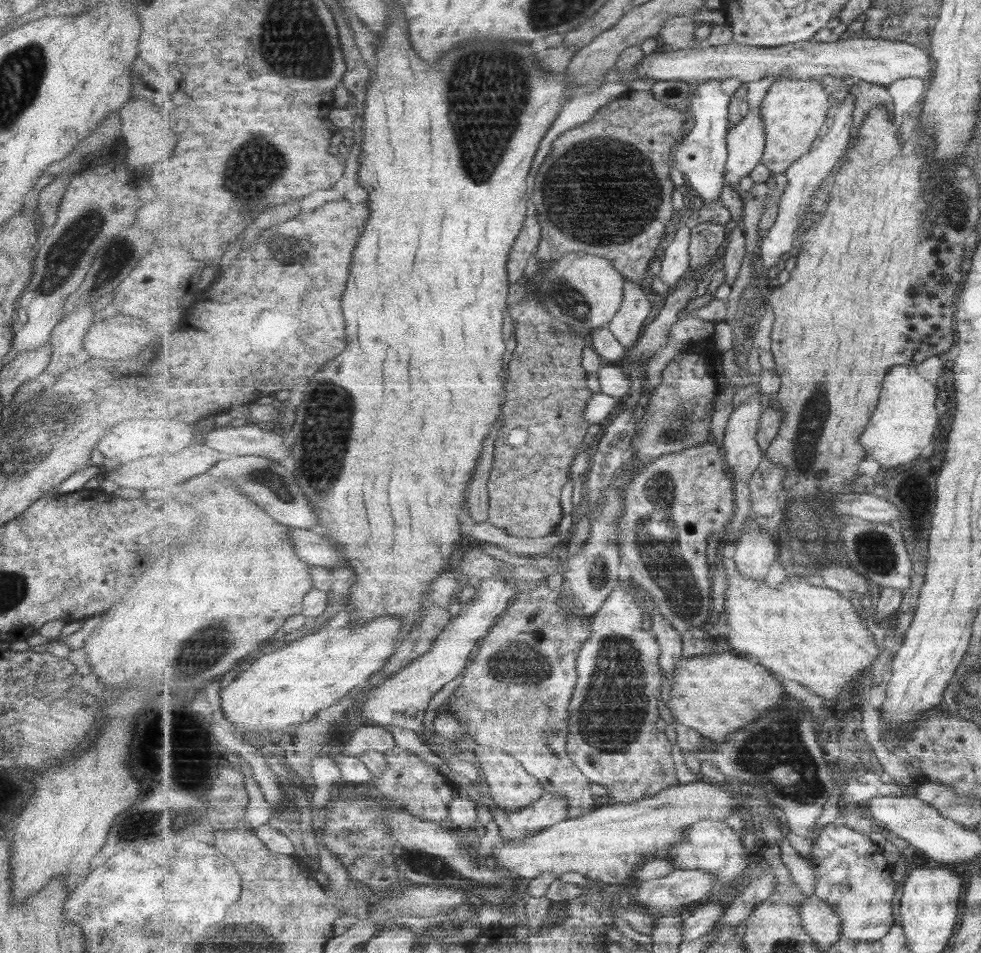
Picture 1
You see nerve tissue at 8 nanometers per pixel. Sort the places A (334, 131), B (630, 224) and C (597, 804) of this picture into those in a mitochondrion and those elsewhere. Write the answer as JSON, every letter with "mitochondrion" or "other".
{"A":"other","B":"mitochondrion","C":"other"}

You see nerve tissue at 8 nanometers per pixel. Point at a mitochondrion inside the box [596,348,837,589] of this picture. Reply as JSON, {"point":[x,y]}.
{"point":[812,419]}

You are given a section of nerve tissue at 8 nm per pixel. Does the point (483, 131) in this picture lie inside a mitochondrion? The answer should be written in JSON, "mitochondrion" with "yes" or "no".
{"mitochondrion":"yes"}

